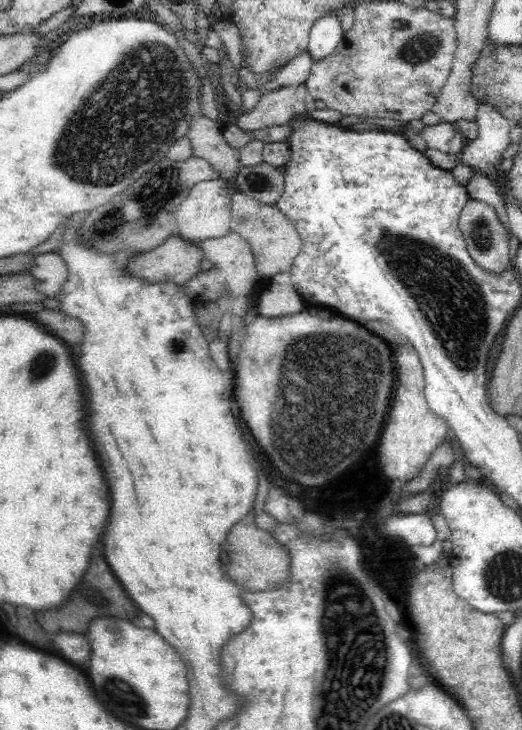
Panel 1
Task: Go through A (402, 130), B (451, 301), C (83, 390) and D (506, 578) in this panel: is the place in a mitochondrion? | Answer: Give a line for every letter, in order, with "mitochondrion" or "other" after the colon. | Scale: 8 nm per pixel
A: other
B: mitochondrion
C: other
D: mitochondrion

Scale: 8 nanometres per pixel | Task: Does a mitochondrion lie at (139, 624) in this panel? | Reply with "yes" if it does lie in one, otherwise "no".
no

